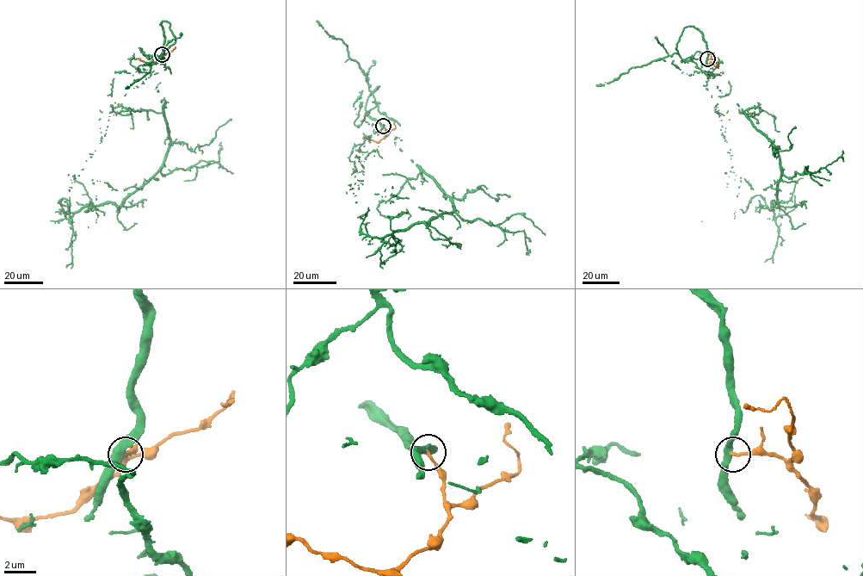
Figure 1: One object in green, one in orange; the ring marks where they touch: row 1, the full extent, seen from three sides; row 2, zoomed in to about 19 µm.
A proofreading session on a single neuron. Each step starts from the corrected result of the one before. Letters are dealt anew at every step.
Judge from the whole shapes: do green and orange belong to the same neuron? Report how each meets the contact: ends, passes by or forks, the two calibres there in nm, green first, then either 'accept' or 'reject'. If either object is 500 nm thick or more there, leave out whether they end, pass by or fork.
green passes by | orange ends | 440/190 nm | reject

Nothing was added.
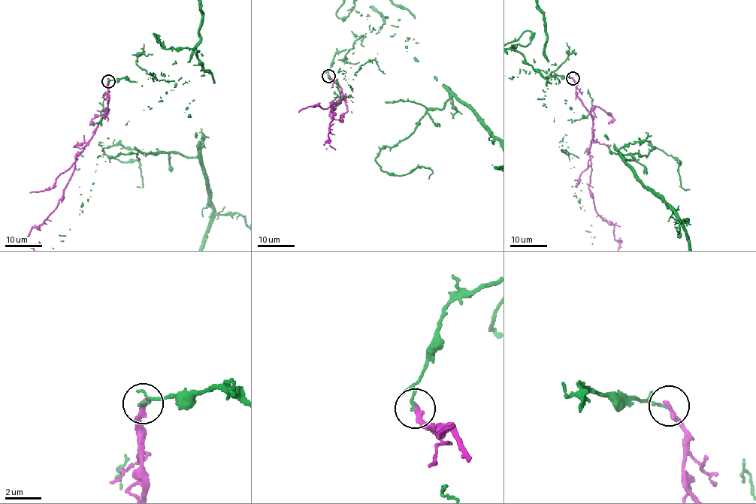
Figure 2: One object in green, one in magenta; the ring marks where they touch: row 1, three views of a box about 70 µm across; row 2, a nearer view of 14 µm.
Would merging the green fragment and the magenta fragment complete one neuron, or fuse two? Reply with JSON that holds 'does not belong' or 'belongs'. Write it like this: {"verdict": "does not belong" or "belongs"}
{"verdict": "does not belong"}

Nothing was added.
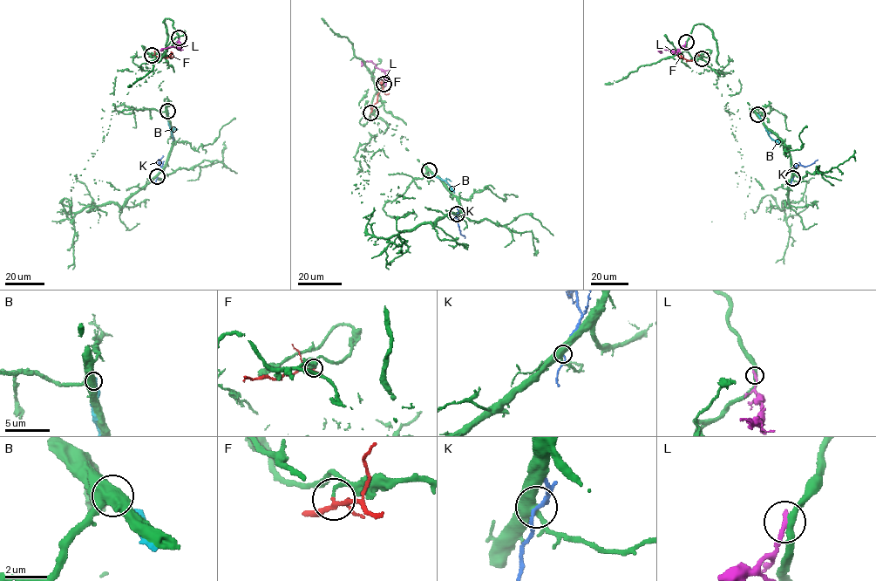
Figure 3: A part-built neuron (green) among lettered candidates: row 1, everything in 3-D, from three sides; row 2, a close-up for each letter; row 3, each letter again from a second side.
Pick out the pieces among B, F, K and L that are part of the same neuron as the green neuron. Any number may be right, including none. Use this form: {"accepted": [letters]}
{"accepted": []}

